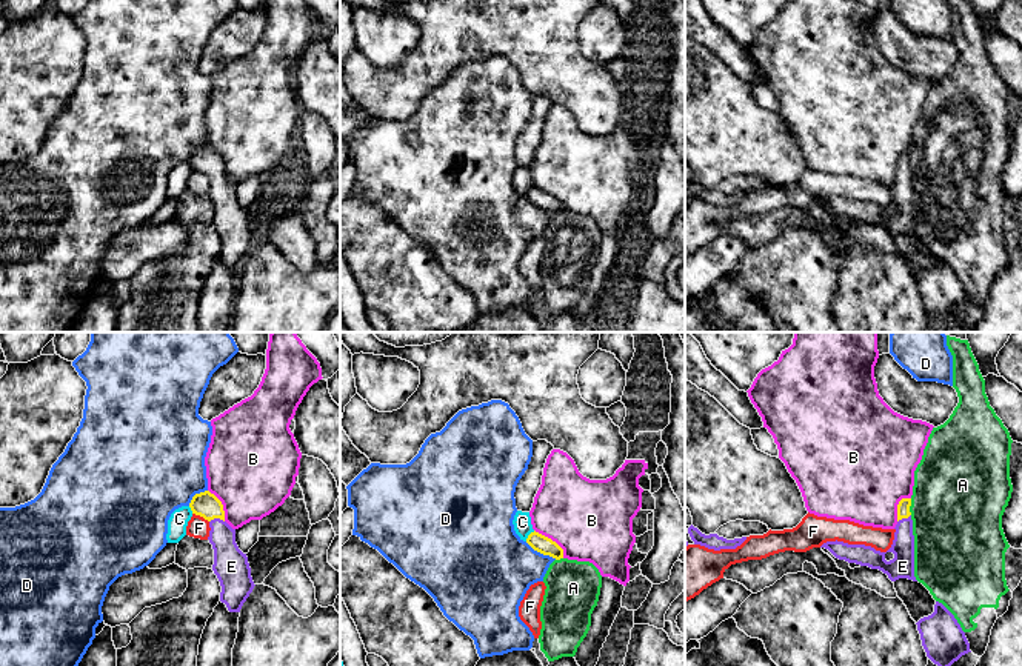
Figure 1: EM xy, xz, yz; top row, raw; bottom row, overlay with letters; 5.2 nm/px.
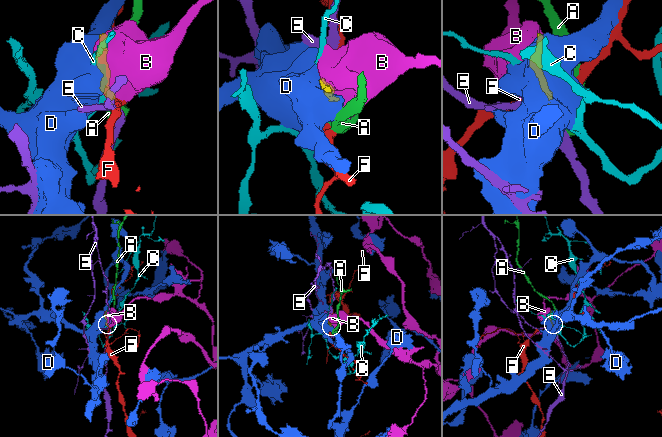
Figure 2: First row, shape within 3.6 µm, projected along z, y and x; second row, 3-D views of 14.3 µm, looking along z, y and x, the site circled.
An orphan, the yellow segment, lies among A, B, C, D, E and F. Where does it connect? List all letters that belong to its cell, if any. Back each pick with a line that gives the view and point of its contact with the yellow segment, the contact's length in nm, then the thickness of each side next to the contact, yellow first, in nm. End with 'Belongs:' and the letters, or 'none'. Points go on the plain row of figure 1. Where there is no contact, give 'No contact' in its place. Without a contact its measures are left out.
E: Touches yellow at xy (216, 173). Shared border 80 nm. Thickness 140 nm (yellow) against 170 nm
Belongs: E

